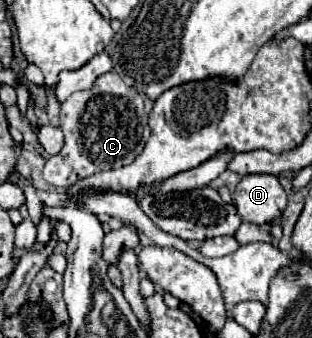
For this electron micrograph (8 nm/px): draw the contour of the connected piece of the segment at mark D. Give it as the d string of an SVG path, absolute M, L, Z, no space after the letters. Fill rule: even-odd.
M244 175L236 187L234 205L242 221L262 225L282 215L286 191L276 175Z

